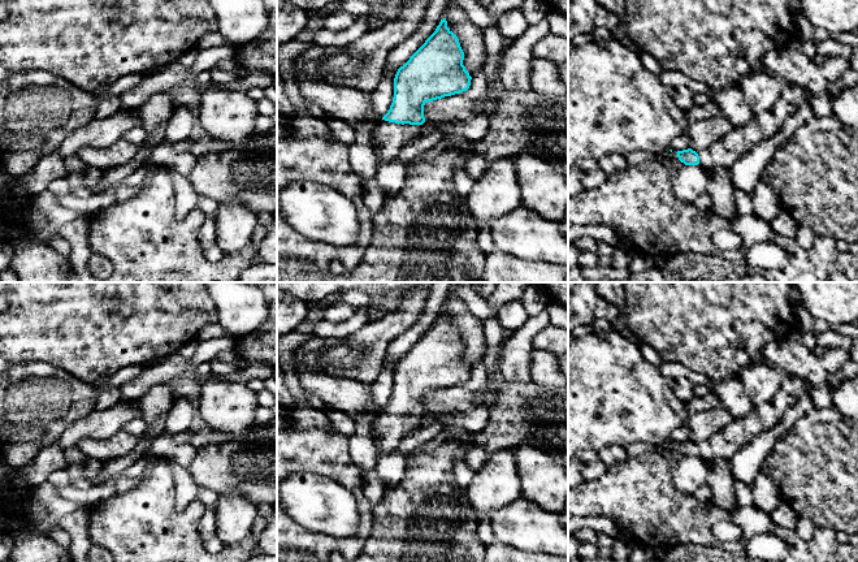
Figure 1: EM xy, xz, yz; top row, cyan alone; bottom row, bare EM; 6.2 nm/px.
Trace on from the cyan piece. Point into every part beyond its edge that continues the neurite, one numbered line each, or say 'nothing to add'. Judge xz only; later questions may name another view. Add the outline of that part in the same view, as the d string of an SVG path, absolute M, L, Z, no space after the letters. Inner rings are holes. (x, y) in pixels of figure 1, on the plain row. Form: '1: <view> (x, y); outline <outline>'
1: xz (388, 431); outline M385 411L374 414L370 438L381 457L389 451L398 451L406 436L422 427L421 416L395 415Z

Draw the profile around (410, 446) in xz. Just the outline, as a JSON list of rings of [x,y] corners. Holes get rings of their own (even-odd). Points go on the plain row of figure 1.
[[[434,422],[428,425],[422,425],[416,432],[404,437],[400,444],[399,451],[406,458],[411,458],[416,454],[420,454],[420,448],[436,438],[442,432],[445,432],[445,428],[443,423],[441,422]]]

